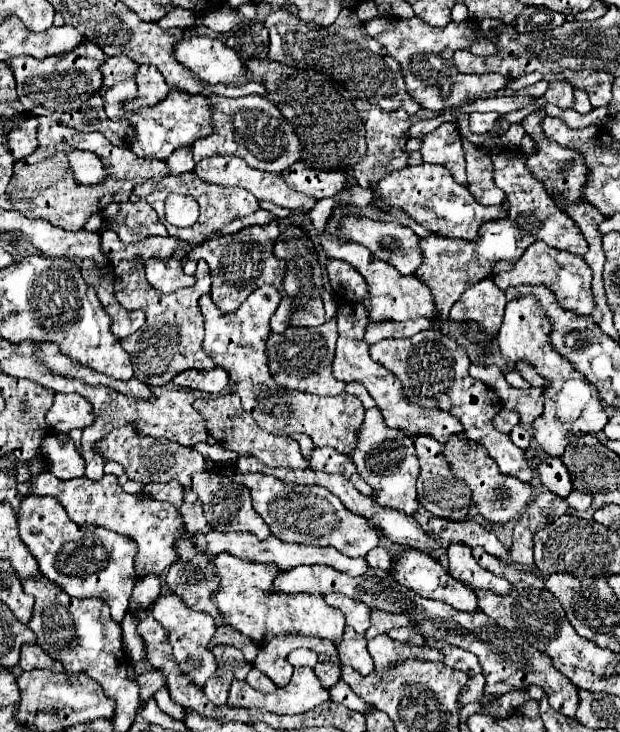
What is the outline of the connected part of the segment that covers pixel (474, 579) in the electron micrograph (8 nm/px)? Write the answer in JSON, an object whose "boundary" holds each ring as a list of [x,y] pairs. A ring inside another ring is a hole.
{"boundary":[[[453,543],[449,549],[449,573],[453,579],[479,589],[479,591],[491,591],[499,597],[505,597],[513,591],[513,585],[505,577],[497,577],[483,567],[477,565],[477,561],[471,555],[471,547],[463,543]]]}

